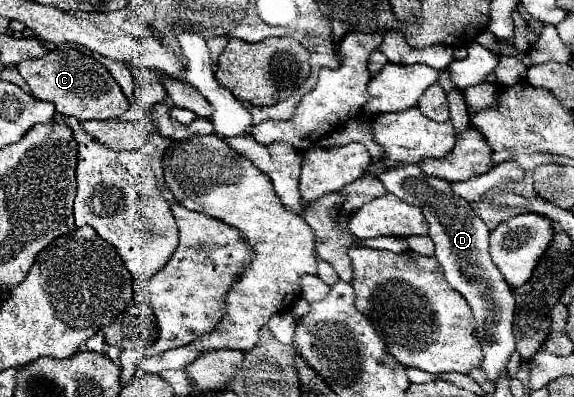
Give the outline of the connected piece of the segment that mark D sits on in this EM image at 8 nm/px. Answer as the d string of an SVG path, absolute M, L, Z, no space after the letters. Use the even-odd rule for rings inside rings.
M403 165L403 167L397 167L397 169L389 169L383 175L379 175L379 181L385 185L385 189L389 193L399 197L401 201L413 203L413 205L417 205L417 207L421 207L425 211L425 217L429 221L429 237L435 243L435 259L443 267L447 283L465 297L465 301L469 303L469 307L471 307L471 311L475 315L477 339L479 339L483 355L485 355L485 359L481 363L481 369L485 371L489 381L495 381L505 371L509 355L515 351L515 337L513 337L515 297L513 297L511 287L503 279L501 271L495 267L495 263L491 261L491 257L487 253L487 249L489 249L489 229L487 229L487 225L475 215L475 211L471 209L471 205L465 199L457 197L451 191L451 183L449 181L443 181L439 177L431 177L431 175L423 173L419 169L419 165Z

